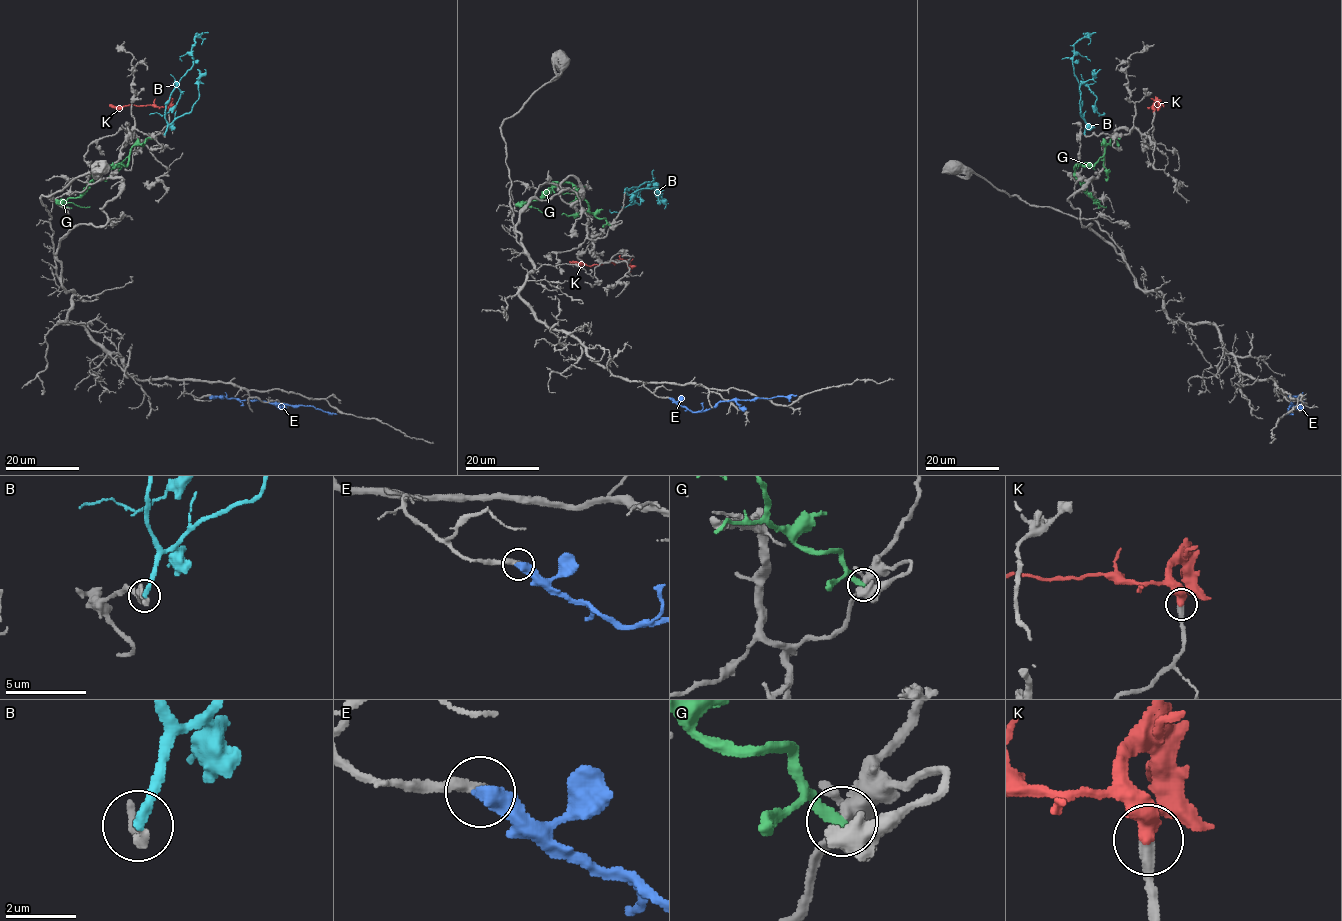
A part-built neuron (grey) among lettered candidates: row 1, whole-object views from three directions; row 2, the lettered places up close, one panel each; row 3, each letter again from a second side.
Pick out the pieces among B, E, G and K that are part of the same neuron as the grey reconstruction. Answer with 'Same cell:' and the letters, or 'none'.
Same cell: K

